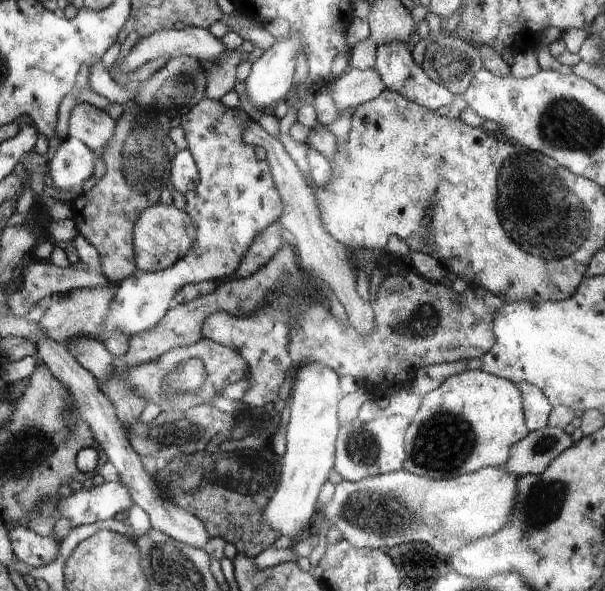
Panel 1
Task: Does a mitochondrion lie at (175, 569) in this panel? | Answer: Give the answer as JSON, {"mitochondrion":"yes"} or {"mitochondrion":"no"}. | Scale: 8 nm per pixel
{"mitochondrion":"yes"}

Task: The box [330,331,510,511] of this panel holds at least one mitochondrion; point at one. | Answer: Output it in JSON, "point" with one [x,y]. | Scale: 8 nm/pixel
{"point":[443,429]}

